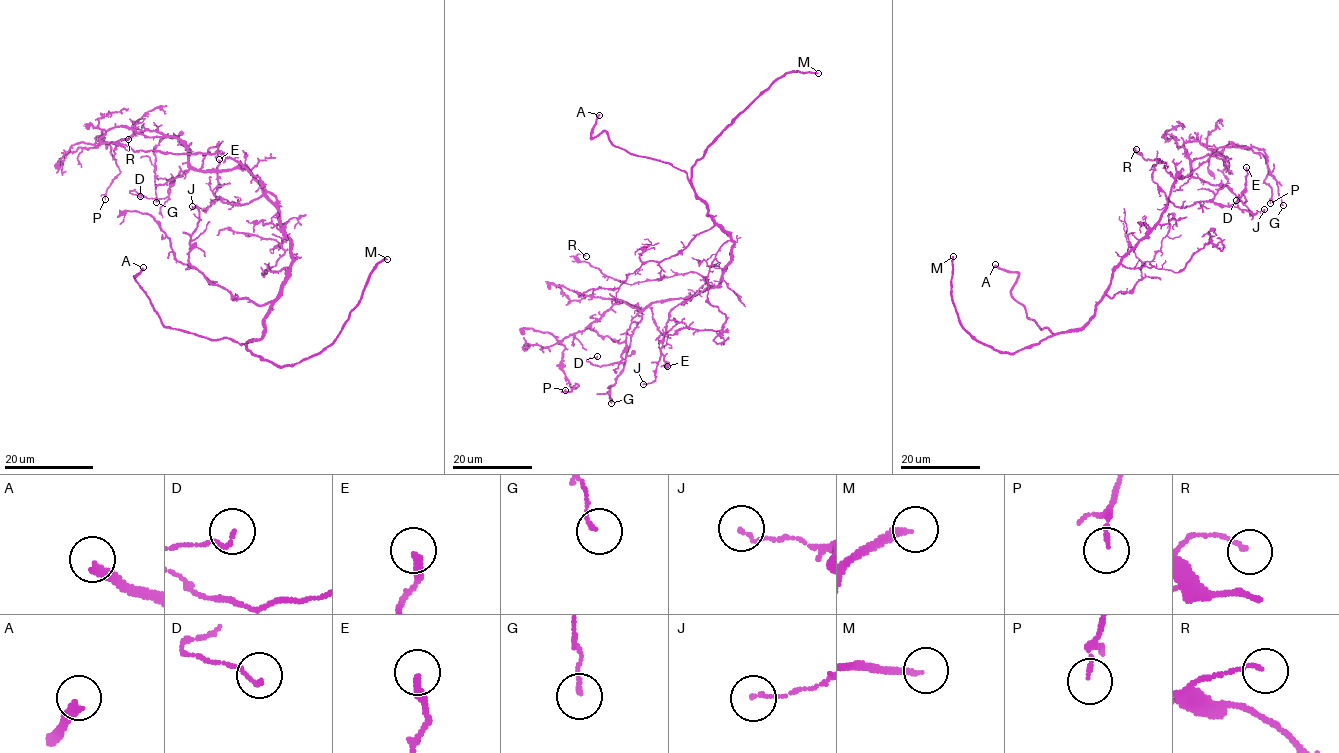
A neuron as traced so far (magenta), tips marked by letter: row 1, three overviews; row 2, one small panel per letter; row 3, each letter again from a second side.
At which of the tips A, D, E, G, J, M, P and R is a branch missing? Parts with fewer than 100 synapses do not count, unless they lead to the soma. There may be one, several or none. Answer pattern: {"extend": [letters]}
{"extend": ["A", "M"]}

